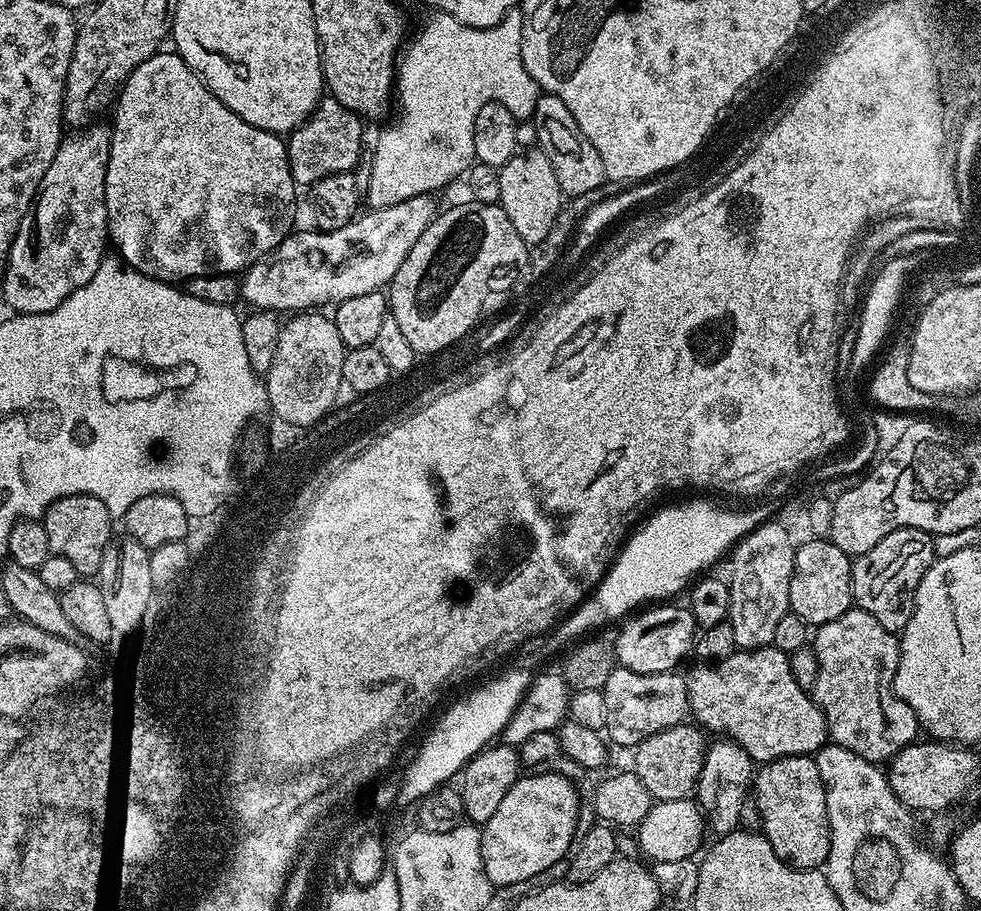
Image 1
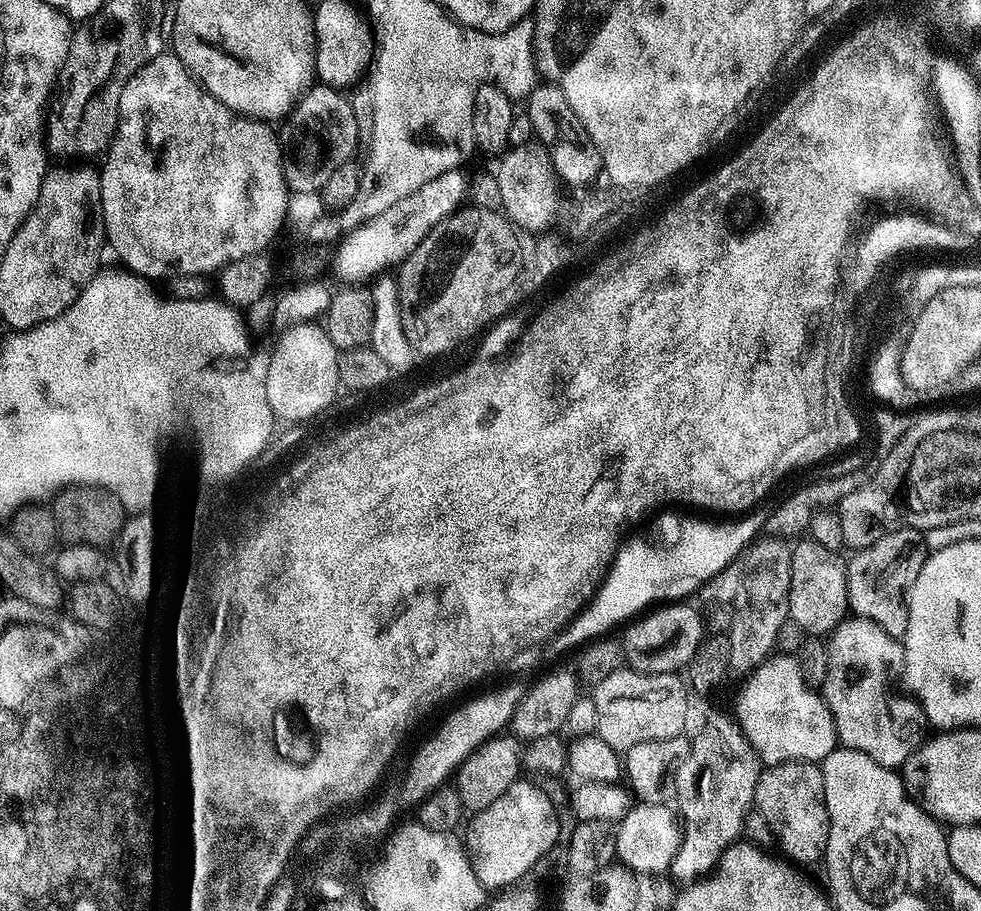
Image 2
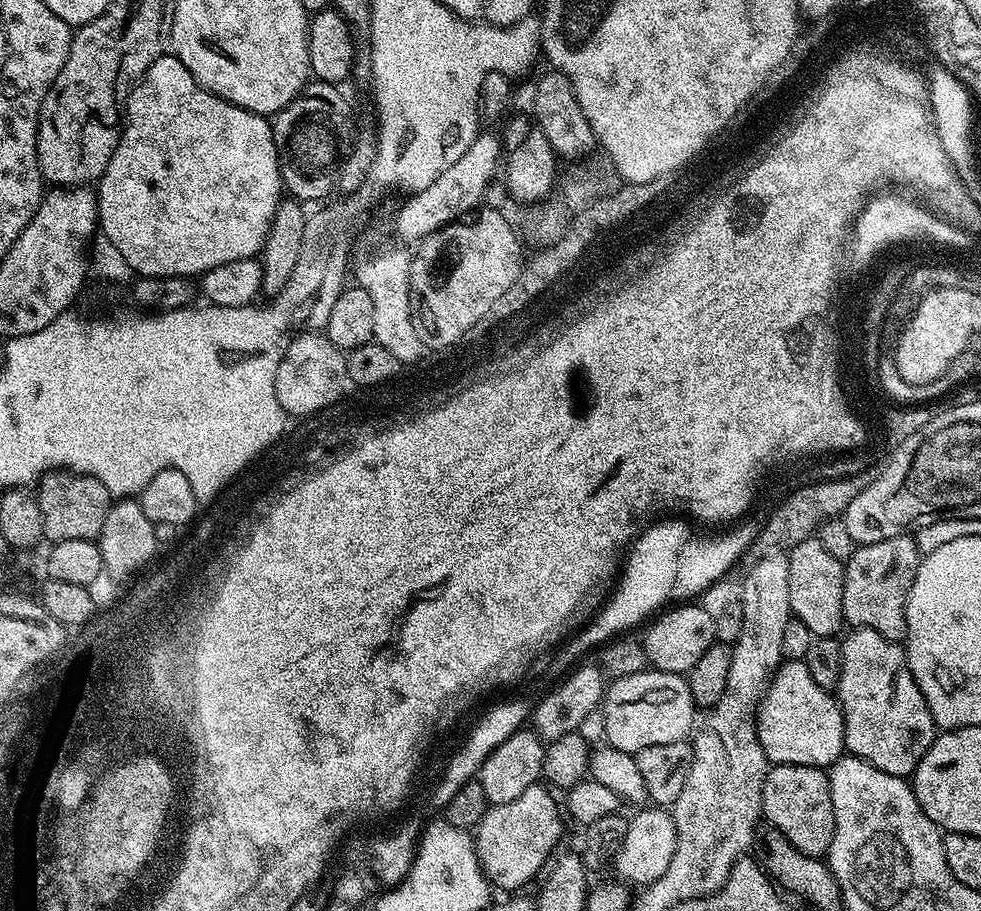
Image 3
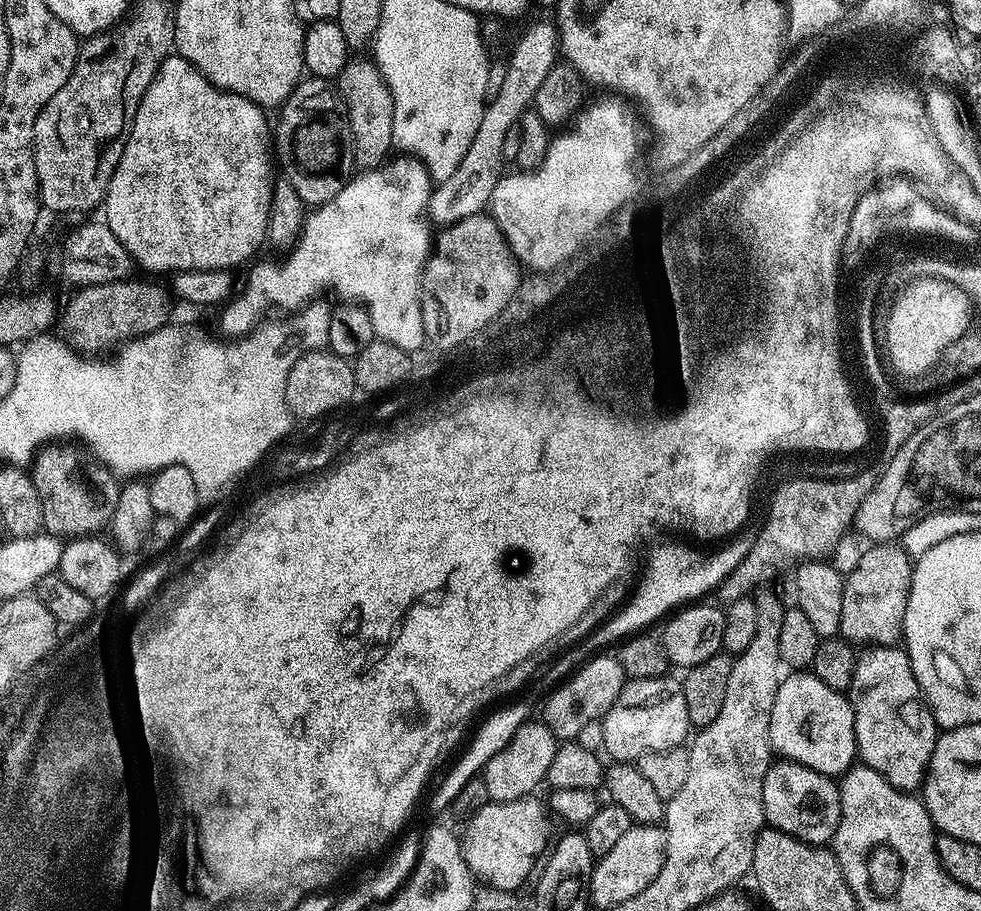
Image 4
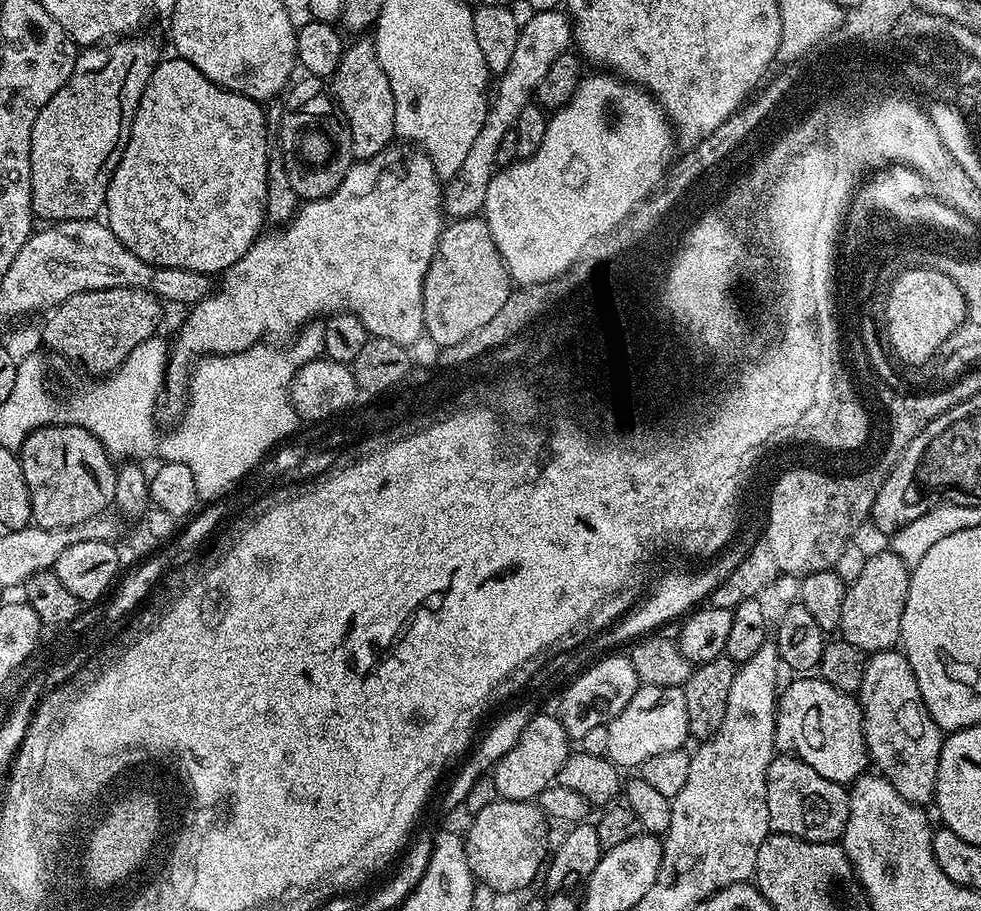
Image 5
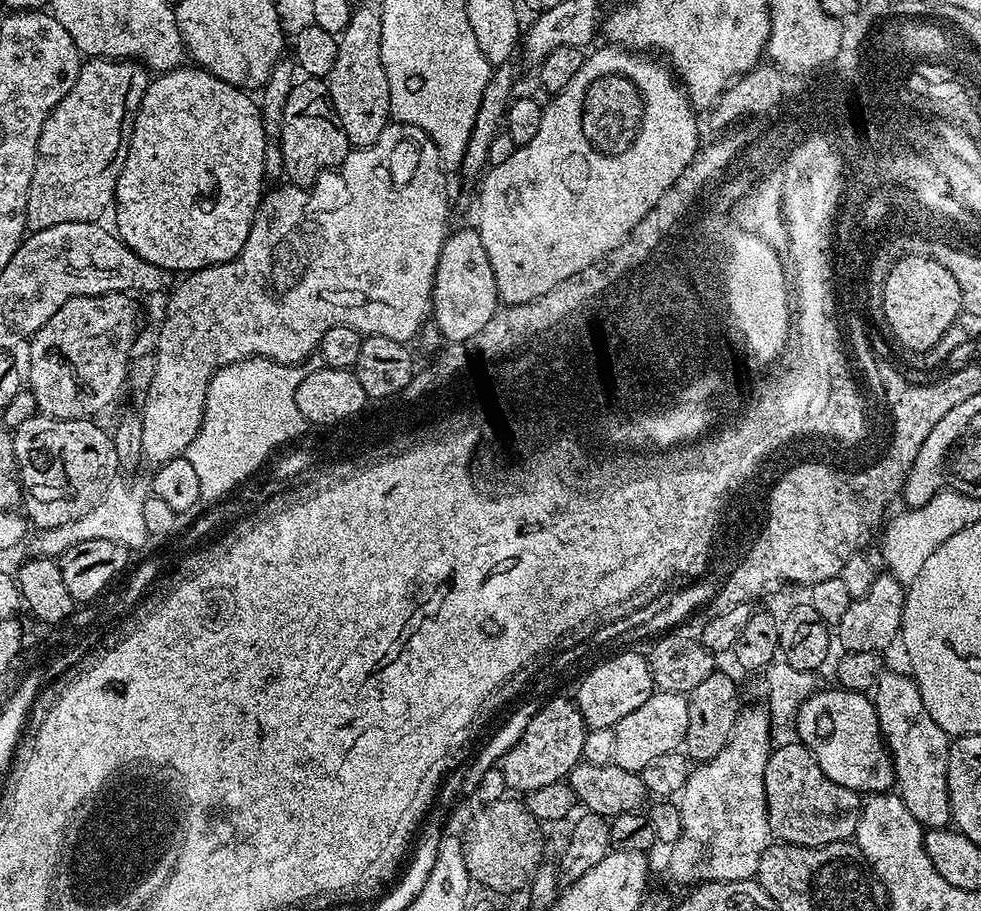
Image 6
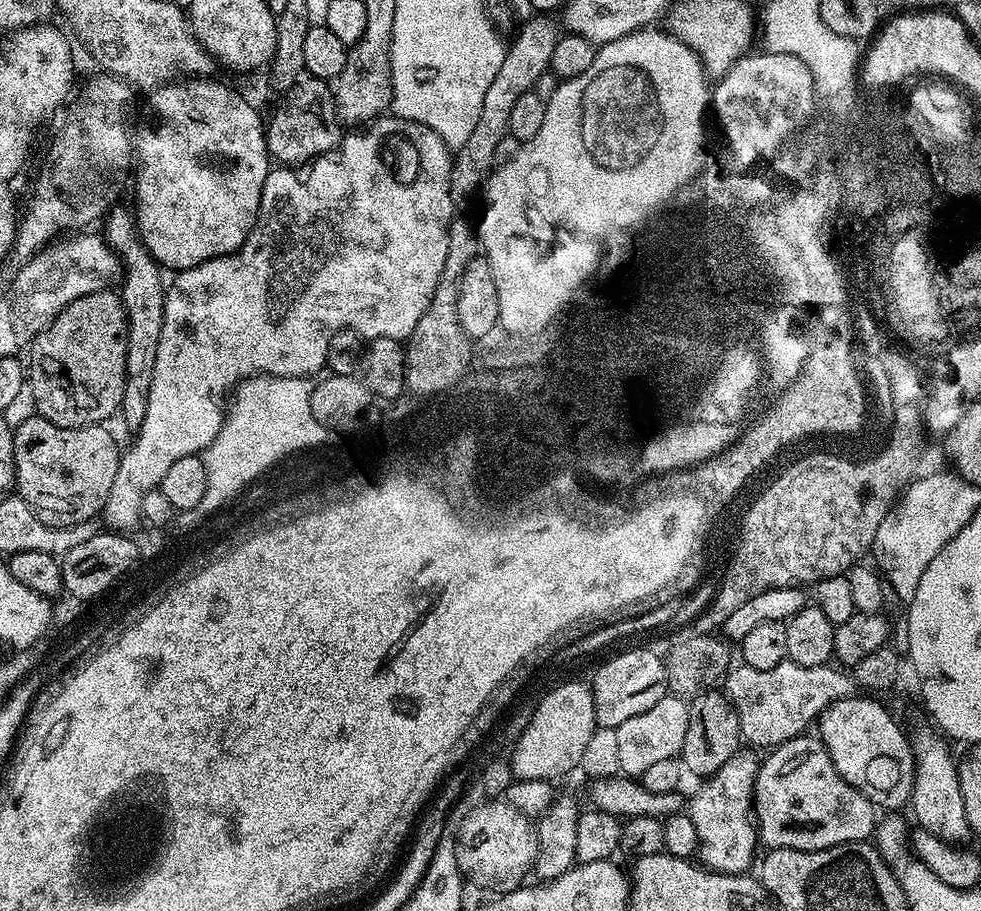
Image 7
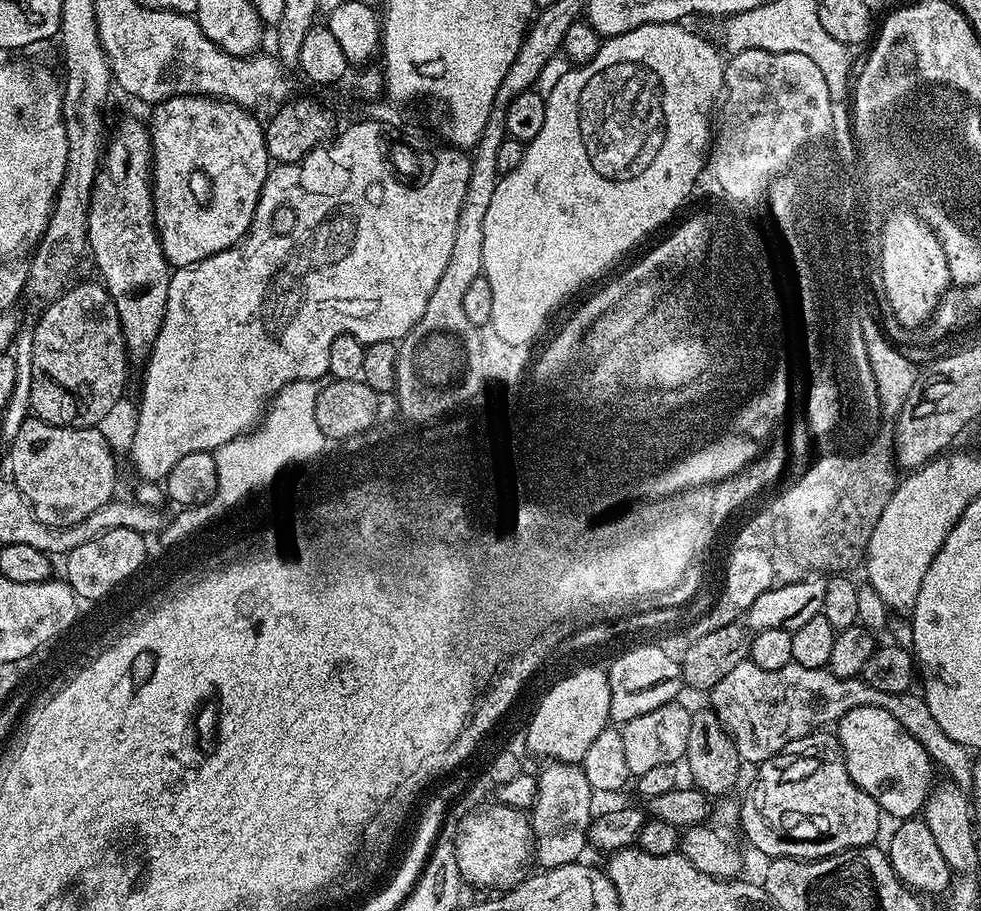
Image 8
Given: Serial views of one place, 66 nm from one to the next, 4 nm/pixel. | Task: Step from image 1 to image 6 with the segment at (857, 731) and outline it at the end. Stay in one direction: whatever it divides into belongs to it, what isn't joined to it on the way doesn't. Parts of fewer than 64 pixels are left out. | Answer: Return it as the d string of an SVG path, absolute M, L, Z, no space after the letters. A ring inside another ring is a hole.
M891 670L881 672L876 680L874 703L880 733L884 735L884 743L892 754L892 765L896 771L895 787L900 801L925 829L949 827L952 824L952 811L946 766L950 738L942 726L930 718L930 710L926 710L926 702L922 702L915 679Z

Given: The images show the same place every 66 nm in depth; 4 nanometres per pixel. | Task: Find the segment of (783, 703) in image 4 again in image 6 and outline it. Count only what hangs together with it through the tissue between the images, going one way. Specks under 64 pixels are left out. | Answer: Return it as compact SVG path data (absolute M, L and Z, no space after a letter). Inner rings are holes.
M839 686L831 687L821 687L800 701L794 713L794 725L800 735L797 736L799 743L805 744L812 751L818 766L822 766L822 774L826 774L830 782L838 782L838 786L846 786L857 794L889 791L896 783L896 771L892 765L892 754L884 743L884 735L880 733L873 697L863 692L846 692Z

